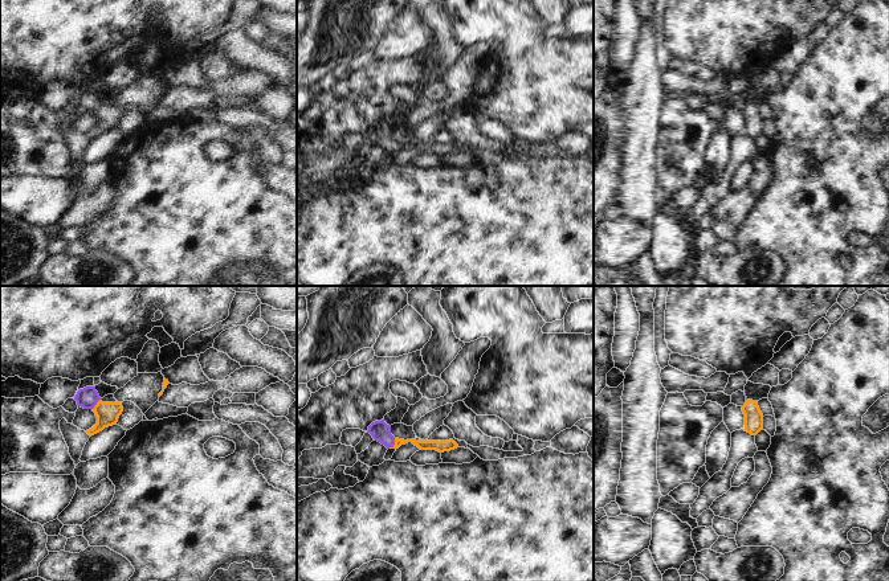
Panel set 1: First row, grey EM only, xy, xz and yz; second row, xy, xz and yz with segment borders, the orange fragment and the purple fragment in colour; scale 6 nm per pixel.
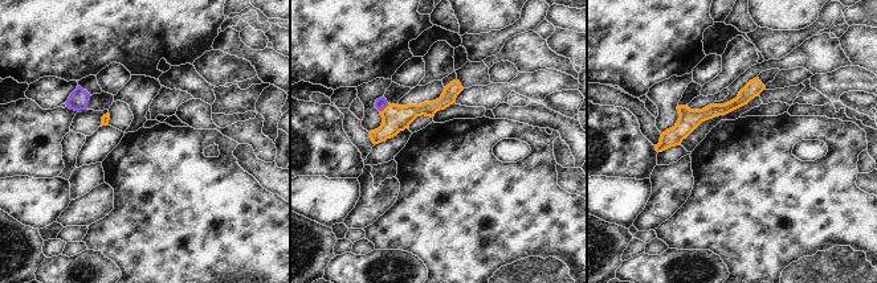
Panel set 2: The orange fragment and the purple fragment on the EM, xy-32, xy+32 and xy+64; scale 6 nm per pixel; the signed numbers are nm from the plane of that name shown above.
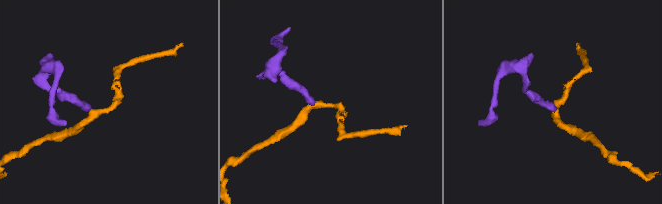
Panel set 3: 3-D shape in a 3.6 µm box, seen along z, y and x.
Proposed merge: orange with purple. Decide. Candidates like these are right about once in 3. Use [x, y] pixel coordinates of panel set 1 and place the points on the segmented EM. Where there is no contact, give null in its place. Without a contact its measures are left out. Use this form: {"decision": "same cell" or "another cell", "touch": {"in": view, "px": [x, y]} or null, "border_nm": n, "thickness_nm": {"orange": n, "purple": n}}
{"decision": "same cell", "touch": {"in": "xz", "px": [395, 444]}, "border_nm": 80, "thickness_nm": {"orange": 60, "purple": 120}}

